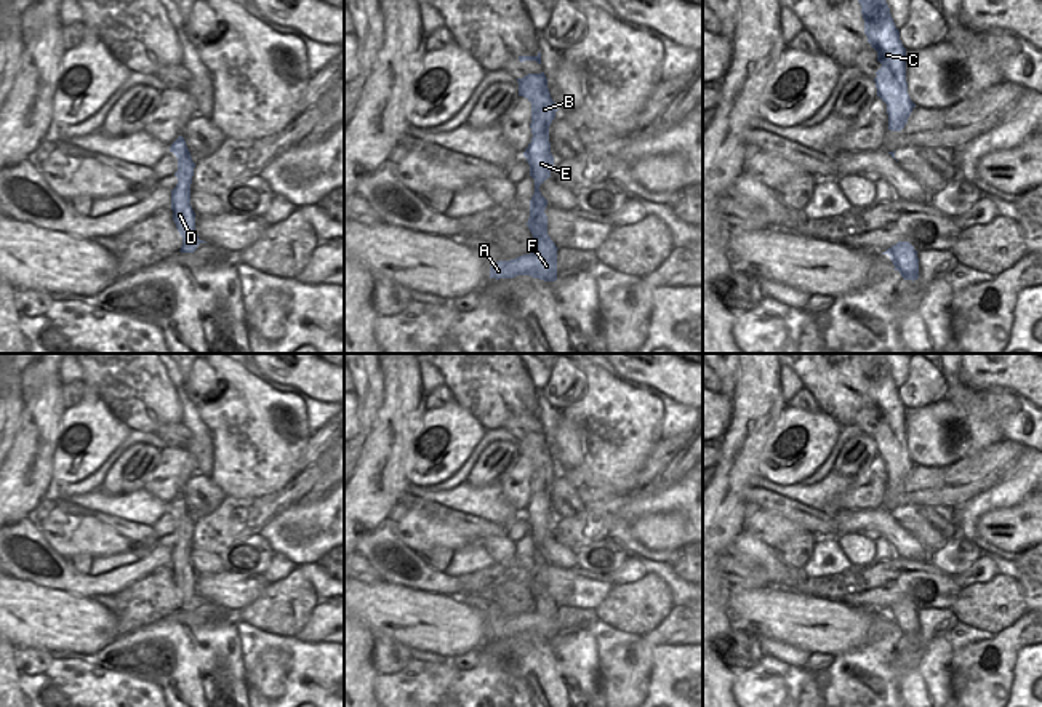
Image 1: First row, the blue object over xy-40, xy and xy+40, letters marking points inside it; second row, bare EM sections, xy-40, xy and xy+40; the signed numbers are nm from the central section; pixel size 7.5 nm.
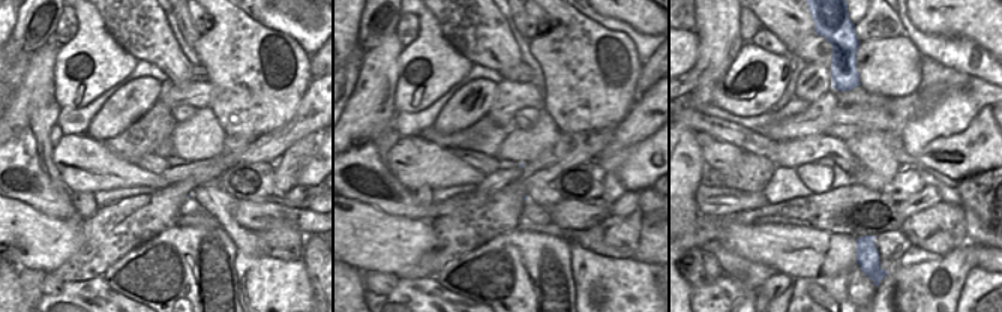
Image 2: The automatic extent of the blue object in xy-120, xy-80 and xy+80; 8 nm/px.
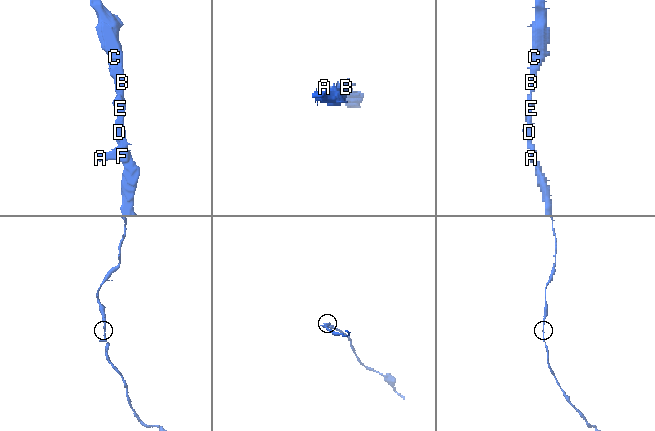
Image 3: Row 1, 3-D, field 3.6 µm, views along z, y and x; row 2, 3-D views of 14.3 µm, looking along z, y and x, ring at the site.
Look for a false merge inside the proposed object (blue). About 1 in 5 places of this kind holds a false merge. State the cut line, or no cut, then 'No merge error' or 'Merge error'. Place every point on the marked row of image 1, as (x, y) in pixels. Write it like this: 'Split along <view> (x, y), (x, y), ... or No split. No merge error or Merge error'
No split. No merge error

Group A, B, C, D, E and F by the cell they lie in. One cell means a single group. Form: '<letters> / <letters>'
A B C D E F

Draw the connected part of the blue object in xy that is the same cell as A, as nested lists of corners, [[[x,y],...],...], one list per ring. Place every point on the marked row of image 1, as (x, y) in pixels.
[[[544,72],[528,74],[519,82],[519,96],[531,102],[531,142],[523,152],[530,165],[530,176],[535,179],[535,194],[530,200],[528,229],[536,242],[530,254],[511,261],[498,261],[490,267],[490,278],[514,278],[530,275],[544,282],[557,280],[557,246],[547,235],[547,200],[541,195],[539,186],[551,178],[554,157],[551,154],[549,126],[555,118],[557,104],[552,101]]]

